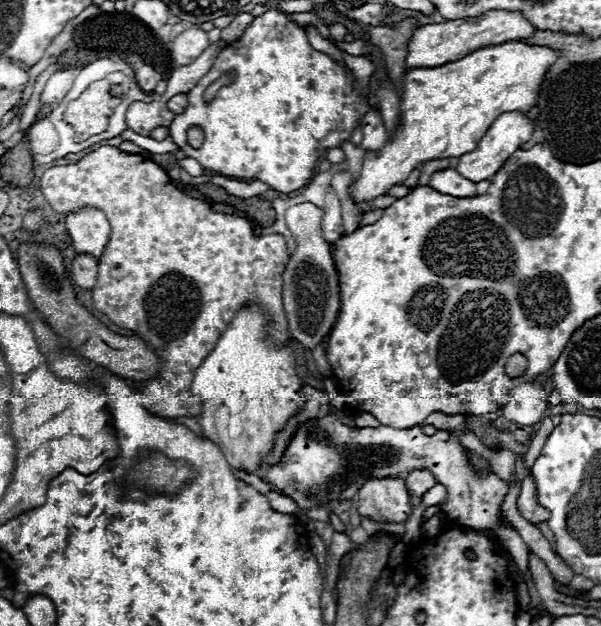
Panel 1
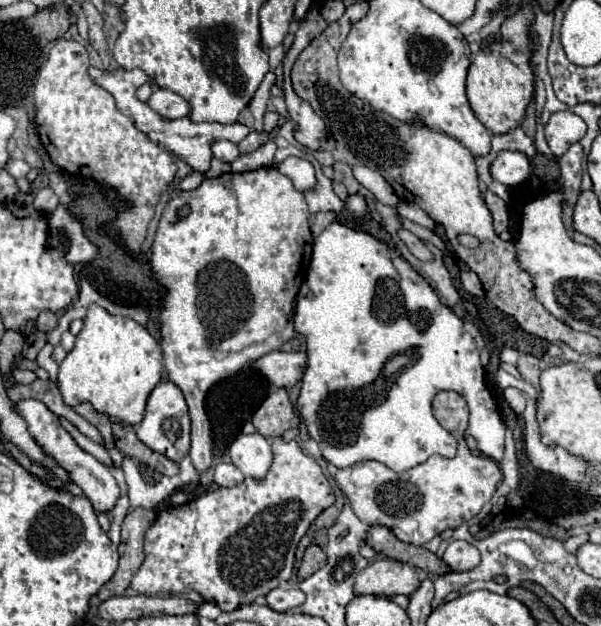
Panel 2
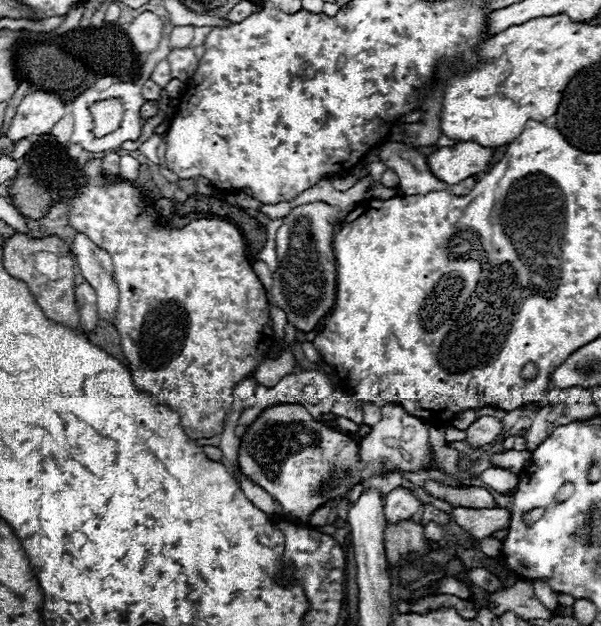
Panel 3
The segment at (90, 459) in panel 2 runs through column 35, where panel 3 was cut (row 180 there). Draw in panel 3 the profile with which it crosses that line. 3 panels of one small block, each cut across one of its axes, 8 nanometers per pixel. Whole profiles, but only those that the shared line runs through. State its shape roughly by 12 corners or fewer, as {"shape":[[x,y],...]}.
{"shape":[[388,142],[380,160],[398,174],[400,194],[448,186],[412,146]]}

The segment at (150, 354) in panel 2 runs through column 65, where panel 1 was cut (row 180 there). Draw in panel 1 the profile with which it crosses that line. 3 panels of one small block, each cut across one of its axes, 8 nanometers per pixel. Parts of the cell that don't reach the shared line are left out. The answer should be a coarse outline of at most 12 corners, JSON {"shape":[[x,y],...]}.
{"shape":[[508,40],[404,80],[352,200],[528,114],[558,50]]}

